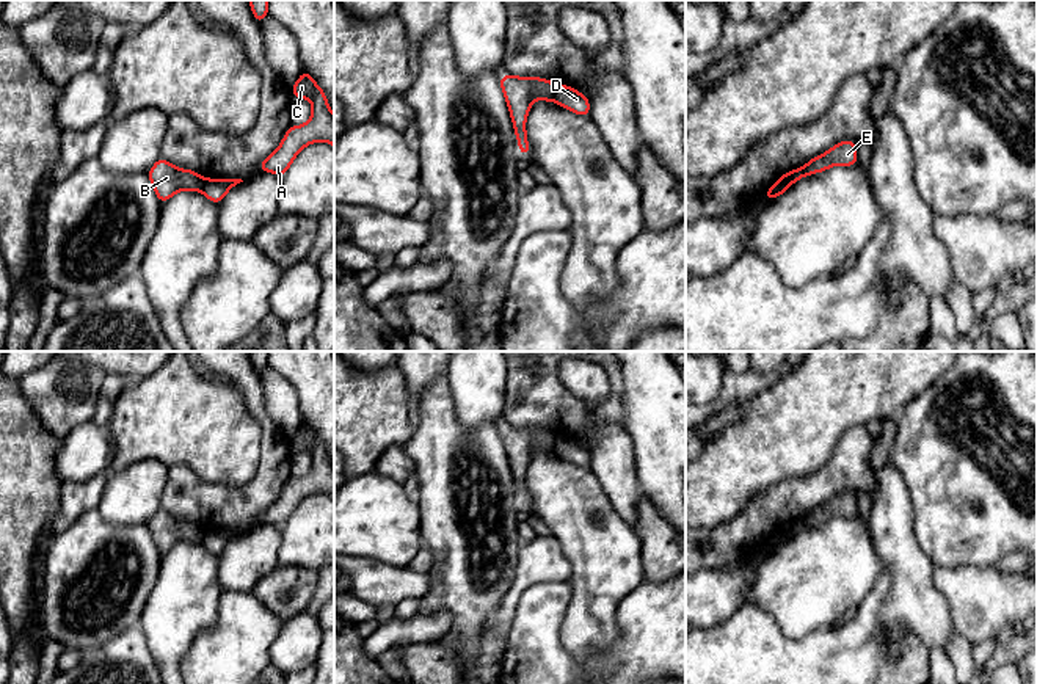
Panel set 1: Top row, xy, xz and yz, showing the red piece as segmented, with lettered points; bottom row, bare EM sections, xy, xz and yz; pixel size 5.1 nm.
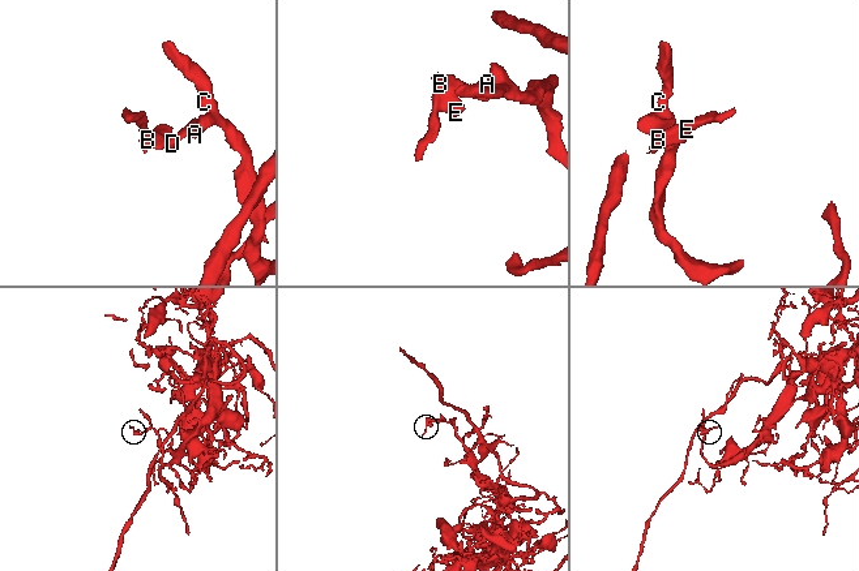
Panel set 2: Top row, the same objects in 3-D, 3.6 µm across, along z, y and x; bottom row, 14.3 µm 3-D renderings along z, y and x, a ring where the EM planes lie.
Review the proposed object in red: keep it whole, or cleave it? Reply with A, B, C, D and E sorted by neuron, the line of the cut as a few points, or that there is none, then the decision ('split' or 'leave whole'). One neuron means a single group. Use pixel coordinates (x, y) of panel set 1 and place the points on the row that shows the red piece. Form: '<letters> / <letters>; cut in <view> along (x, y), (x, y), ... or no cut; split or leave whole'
A C D / B E; cut in yz along (788, 184), (778, 184), (769, 198); split

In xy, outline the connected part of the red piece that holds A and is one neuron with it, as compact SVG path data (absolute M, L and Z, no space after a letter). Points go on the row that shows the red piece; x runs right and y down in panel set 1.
M301 71L298 82L290 89L295 99L311 99L312 115L306 124L290 126L279 147L259 163L259 171L268 171L279 177L286 174L300 151L311 143L326 141L334 147L334 115L323 89L306 71Z

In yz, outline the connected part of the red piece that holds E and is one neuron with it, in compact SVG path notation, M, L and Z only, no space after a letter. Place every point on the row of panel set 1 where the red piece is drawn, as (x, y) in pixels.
M844 140L838 144L835 144L830 151L811 158L806 165L784 173L764 195L764 199L770 199L772 191L775 187L786 184L792 185L799 179L822 173L831 166L842 165L842 166L853 166L858 163L858 155L857 155L857 144L852 140Z

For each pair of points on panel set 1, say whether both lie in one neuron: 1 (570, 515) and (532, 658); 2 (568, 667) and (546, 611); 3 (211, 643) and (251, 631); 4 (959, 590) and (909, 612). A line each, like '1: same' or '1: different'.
1: different
2: same
3: same
4: different

